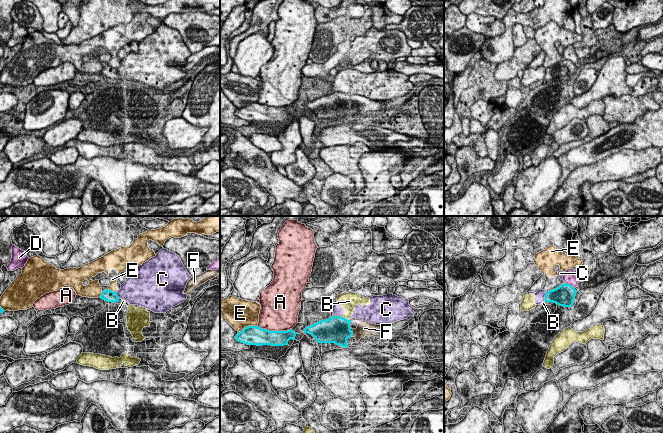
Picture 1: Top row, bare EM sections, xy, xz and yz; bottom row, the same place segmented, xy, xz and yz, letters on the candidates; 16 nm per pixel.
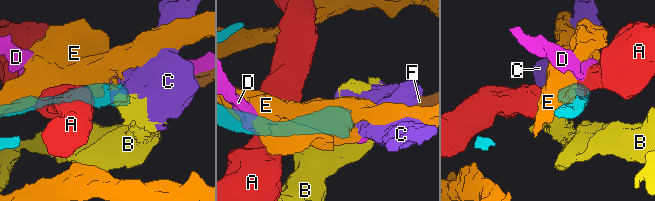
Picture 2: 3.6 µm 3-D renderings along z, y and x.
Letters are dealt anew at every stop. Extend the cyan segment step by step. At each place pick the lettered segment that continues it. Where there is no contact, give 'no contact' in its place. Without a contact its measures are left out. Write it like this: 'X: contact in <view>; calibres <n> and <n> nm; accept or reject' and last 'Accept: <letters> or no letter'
A: contact in xz; calibres 260 and 480 nm; reject
B: contact in xz; calibres 420 and 200 nm; reject
C: contact in yz; calibres 280 and 160 nm; reject
D: contact in yz; calibres 340 and 200 nm; reject
E: contact in xz; calibres 320 and 460 nm; reject
F: contact in xz; calibres 420 and 240 nm; accept
Accept: F

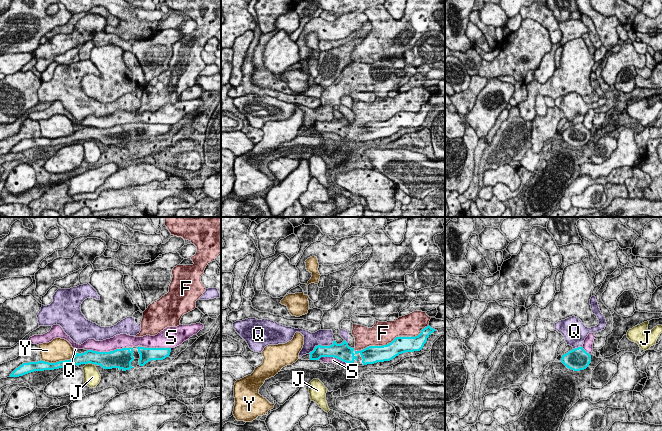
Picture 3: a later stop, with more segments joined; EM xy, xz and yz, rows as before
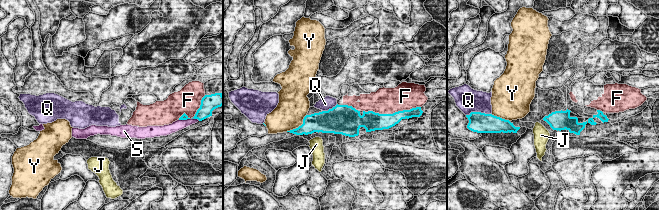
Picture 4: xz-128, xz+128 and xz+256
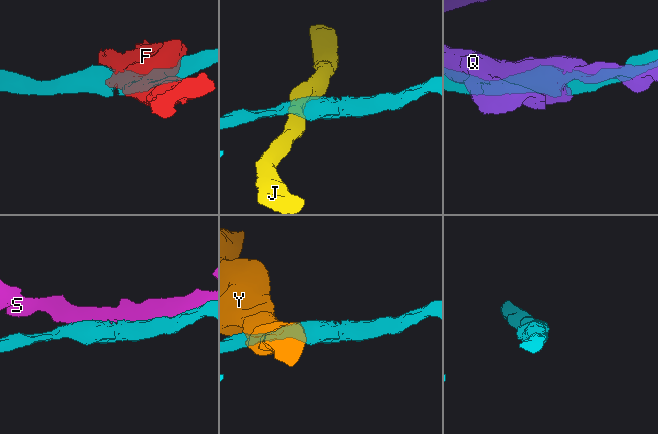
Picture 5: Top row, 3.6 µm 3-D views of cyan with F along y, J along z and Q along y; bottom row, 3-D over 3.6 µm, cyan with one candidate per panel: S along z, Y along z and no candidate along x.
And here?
F: contact in xz; calibres 280 and 380 nm; reject
J: no contact; reject
Q: contact in xz; calibres 220 and 260 nm; reject
S: contact in xy; calibres 320 and 220 nm; reject
Y: contact in xy; calibres 130 and 360 nm; reject
Accept: no letter

